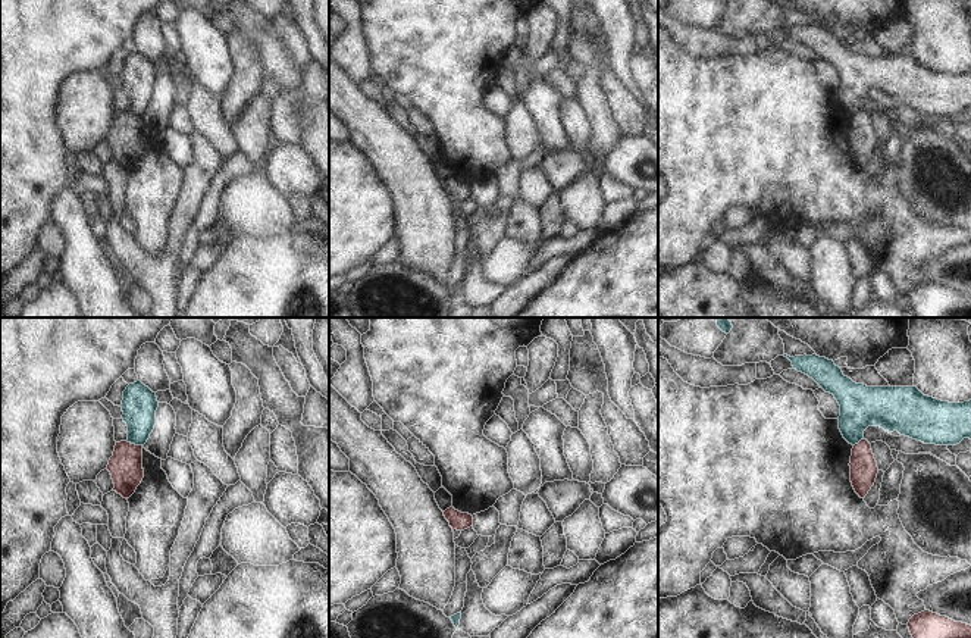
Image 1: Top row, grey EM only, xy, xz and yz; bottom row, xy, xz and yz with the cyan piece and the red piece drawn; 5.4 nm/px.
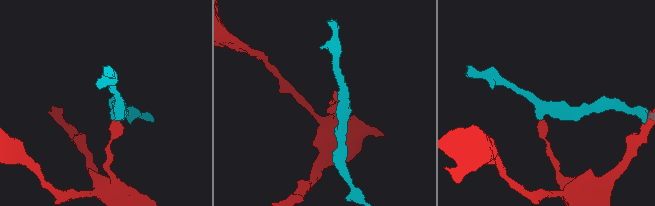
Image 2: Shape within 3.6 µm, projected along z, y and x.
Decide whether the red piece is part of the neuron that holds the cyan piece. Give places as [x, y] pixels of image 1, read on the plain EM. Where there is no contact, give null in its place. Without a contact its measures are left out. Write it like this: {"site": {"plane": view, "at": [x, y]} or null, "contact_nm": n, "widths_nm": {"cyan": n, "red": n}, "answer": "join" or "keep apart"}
{"site": {"plane": "xy", "at": [134, 113]}, "contact_nm": 90, "widths_nm": {"cyan": 190, "red": 190}, "answer": "keep apart"}

